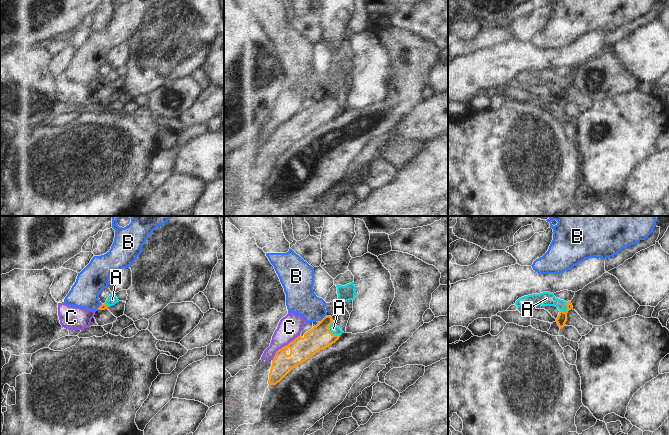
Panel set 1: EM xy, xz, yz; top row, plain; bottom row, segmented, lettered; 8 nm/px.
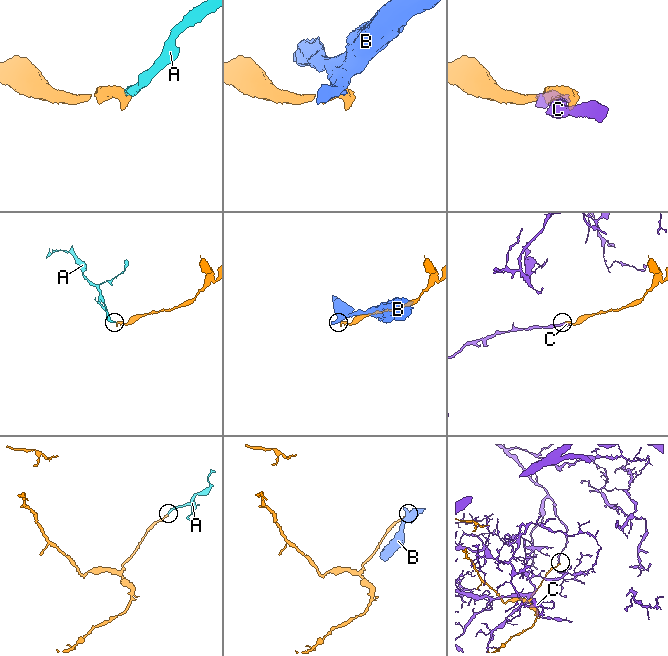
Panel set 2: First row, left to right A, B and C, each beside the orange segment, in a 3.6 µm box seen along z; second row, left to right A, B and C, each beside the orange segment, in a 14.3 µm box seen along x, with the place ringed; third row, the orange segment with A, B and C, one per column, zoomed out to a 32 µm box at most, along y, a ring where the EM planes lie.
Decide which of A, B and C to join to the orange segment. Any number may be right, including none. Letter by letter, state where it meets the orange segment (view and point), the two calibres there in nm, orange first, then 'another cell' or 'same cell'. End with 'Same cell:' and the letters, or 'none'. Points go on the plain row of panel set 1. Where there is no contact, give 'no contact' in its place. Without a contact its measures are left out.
A: xz (329, 107) | 190/80 nm | same cell
B: xz (323, 94) | 190/240 nm | another cell
C: xz (284, 122) | 190/190 nm | another cell
Same cell: A

